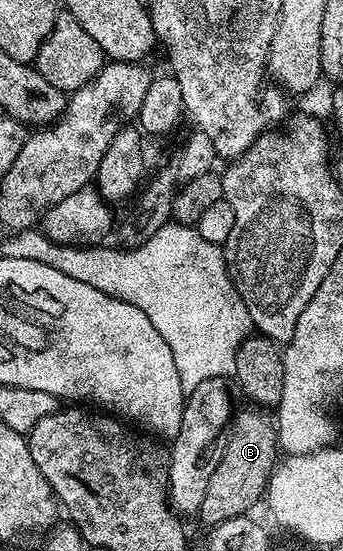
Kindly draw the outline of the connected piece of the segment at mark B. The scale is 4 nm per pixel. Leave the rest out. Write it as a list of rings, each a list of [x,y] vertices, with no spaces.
[[[247,408],[241,413],[239,410],[233,416],[227,430],[228,438],[225,441],[223,438],[222,448],[219,450],[220,458],[216,465],[211,466],[212,474],[198,512],[198,517],[205,521],[205,526],[211,527],[226,519],[245,516],[251,510],[248,508],[259,497],[261,500],[265,496],[272,470],[278,464],[278,438],[273,418],[263,408]]]

